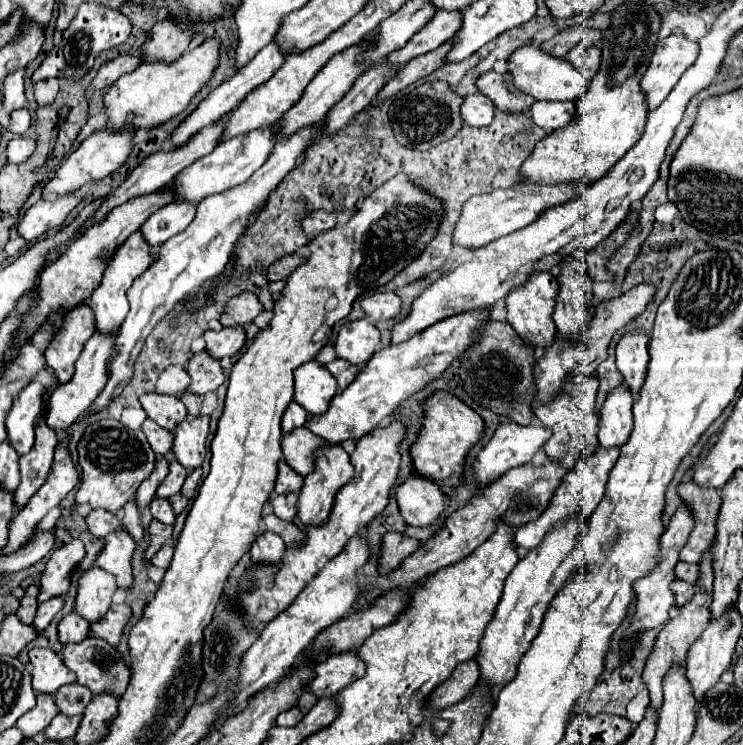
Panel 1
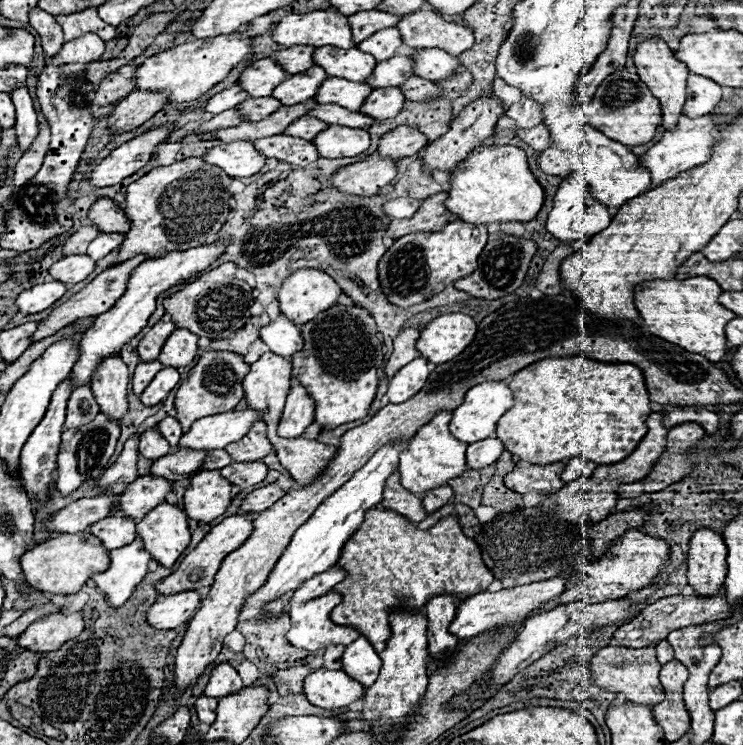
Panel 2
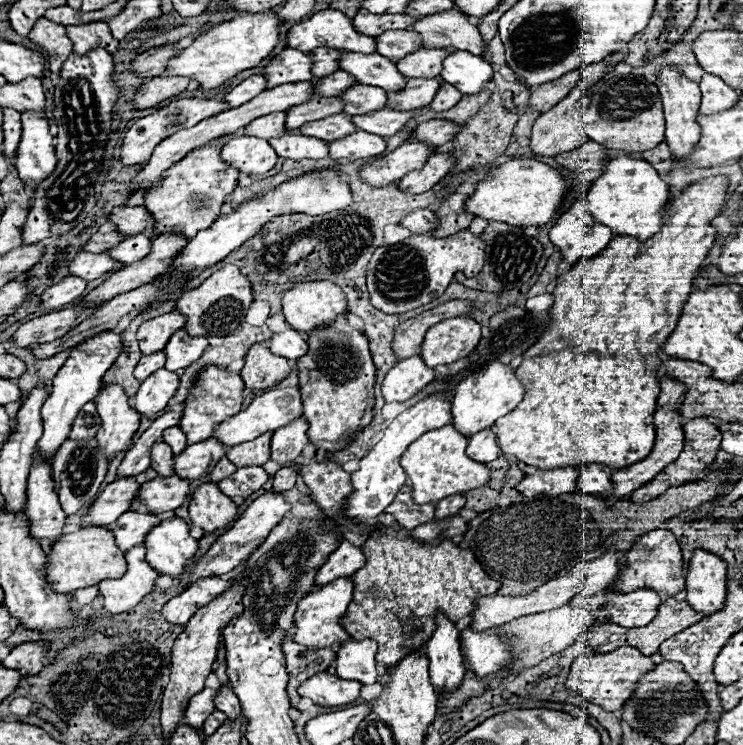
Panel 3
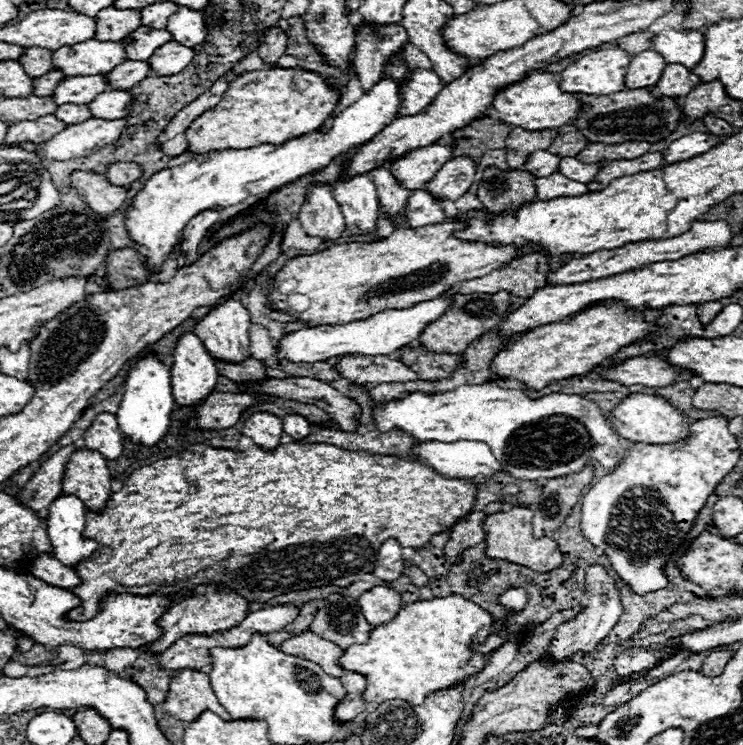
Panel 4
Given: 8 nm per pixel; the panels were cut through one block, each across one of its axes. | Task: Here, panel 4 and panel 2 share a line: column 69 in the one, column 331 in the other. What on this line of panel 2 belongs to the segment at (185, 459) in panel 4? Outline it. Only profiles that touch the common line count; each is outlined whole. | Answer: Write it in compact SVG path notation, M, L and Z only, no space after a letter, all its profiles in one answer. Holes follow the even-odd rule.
M372 508L366 512L362 528L344 544L338 566L344 568L348 576L334 586L334 592L344 594L344 600L330 612L330 618L340 626L356 628L372 644L390 640L392 632L388 616L396 606L408 604L408 610L414 608L416 612L424 612L422 606L426 606L426 602L436 594L450 594L458 600L464 600L468 596L484 592L494 582L494 576L482 562L478 544L462 534L462 526L458 524L456 516L442 518L430 530L418 530L408 518L380 508Z

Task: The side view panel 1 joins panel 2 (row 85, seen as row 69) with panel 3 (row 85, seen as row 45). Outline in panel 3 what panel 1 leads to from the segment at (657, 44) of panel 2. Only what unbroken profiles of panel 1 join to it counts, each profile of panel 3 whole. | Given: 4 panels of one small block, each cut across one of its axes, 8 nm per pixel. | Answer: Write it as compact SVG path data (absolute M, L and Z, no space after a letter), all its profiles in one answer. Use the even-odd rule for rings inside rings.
M664 68L658 76L656 82L660 94L662 94L662 104L664 104L664 116L666 116L666 144L670 146L670 152L676 160L682 160L684 156L690 156L694 152L694 144L700 140L700 124L696 122L698 110L700 110L700 88L696 82L688 80L682 76L678 70Z

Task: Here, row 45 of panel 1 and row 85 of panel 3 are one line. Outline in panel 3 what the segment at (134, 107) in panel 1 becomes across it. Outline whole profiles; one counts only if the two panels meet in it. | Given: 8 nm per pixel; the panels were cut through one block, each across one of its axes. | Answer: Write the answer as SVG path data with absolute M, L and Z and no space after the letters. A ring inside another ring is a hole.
M274 12L260 14L244 14L236 16L230 22L222 22L208 32L200 34L188 48L184 48L178 56L168 62L164 76L192 76L202 90L212 90L234 78L236 74L250 70L264 60L280 38L282 20Z

